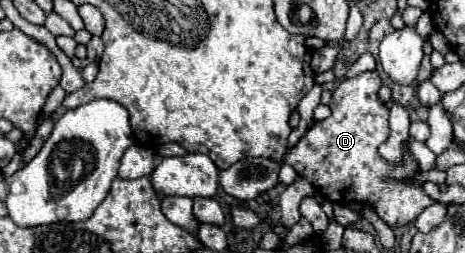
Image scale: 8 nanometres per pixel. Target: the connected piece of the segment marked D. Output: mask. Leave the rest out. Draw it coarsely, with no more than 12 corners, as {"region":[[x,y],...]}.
{"region":[[377,72],[343,80],[331,116],[285,154],[333,204],[407,226],[435,200],[389,164]]}

